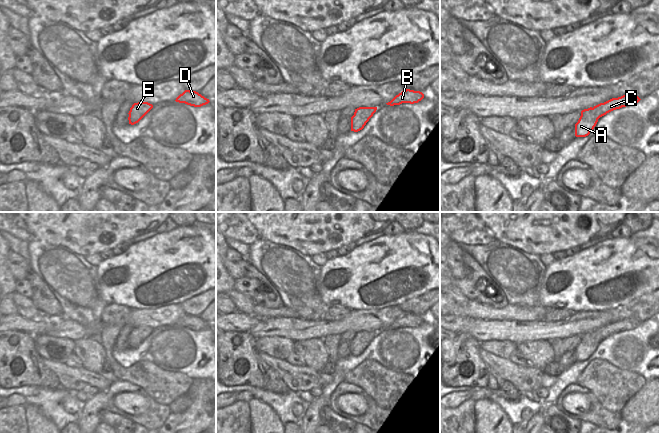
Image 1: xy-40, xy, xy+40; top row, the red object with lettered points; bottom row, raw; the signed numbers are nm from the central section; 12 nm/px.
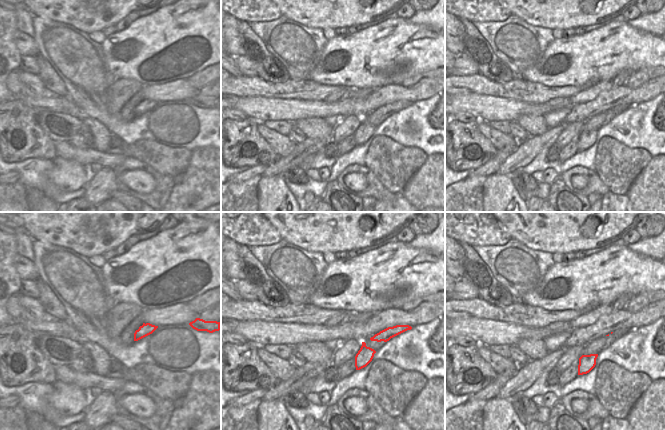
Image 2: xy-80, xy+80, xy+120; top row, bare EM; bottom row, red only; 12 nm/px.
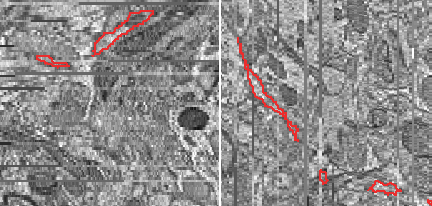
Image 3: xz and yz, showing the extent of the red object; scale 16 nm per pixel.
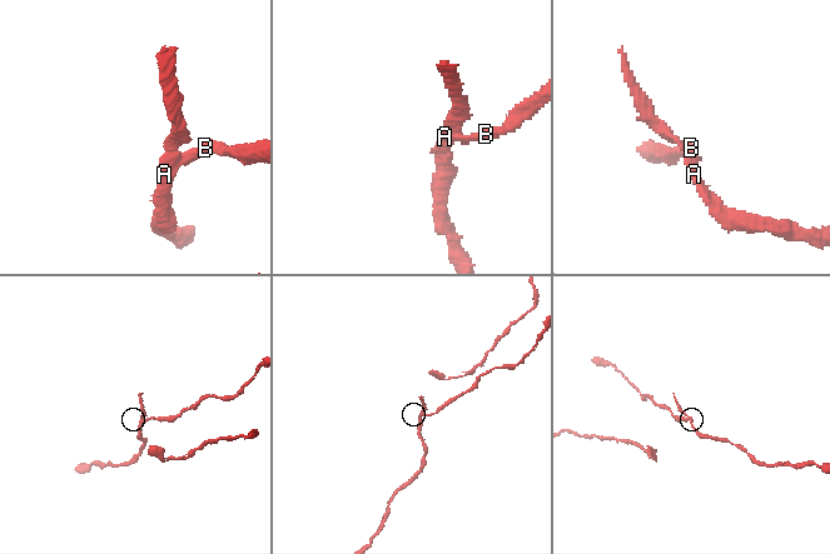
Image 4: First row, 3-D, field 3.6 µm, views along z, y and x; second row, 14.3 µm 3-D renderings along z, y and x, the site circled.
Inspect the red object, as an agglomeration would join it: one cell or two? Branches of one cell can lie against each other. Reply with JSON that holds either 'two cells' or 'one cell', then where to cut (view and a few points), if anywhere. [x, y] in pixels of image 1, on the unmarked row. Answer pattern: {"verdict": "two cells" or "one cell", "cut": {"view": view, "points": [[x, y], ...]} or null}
{"verdict": "two cells", "cut": {"view": "xy+40", "points": [[592, 332], [595, 340], [598, 342]]}}

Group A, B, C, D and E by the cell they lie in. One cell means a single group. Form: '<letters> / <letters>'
A E / B C D

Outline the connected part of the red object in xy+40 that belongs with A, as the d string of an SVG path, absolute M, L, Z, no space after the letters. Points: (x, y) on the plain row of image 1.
M593 332L584 333L581 335L581 340L575 348L575 360L586 361L594 353L599 342L595 341Z

